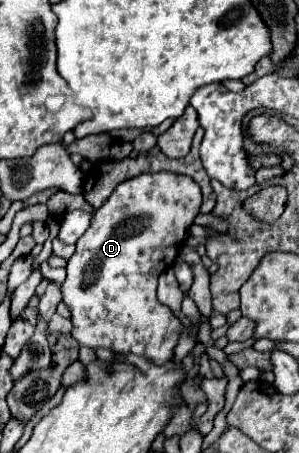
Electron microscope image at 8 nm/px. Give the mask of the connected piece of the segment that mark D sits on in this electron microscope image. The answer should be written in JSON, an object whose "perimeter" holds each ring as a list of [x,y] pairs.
{"perimeter":[[[145,173],[123,181],[111,193],[103,207],[93,211],[91,225],[77,241],[77,251],[67,261],[67,277],[61,285],[63,303],[71,311],[71,335],[81,347],[109,349],[115,355],[133,353],[151,359],[155,365],[171,361],[173,349],[183,333],[181,319],[163,303],[159,303],[155,289],[161,271],[173,265],[183,237],[201,207],[201,187],[189,175],[177,173]]]}

